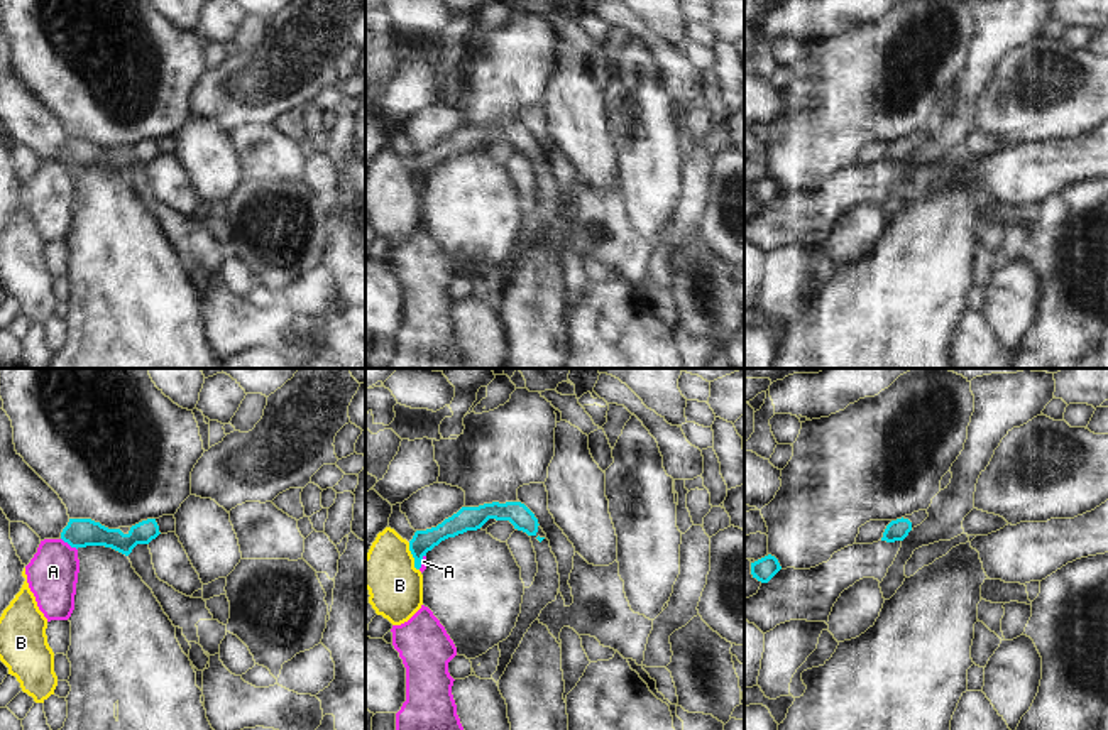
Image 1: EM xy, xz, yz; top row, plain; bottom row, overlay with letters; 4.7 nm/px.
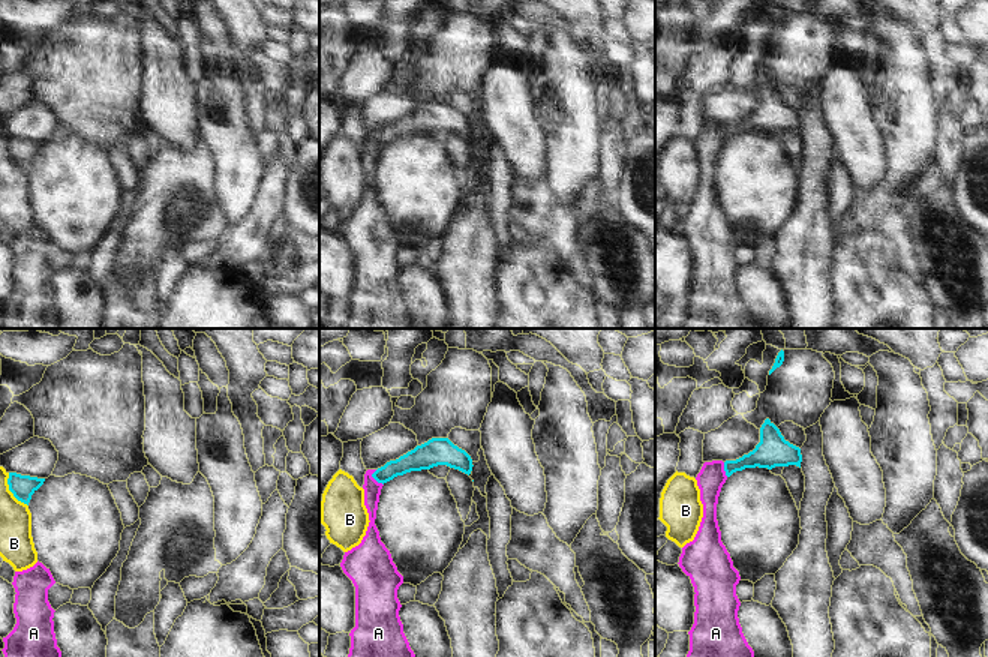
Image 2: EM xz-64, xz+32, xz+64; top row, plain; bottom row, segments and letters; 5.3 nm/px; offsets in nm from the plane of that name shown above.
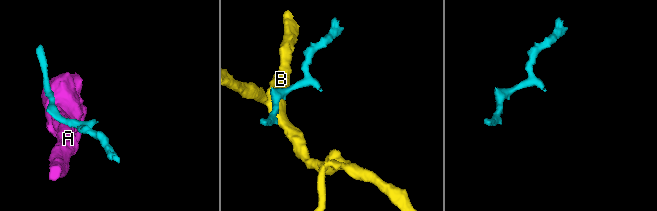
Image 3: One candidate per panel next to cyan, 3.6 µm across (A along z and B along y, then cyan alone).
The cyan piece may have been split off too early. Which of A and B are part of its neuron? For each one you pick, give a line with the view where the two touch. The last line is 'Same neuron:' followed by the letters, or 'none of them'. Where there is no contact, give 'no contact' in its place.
Same neuron: none of them

